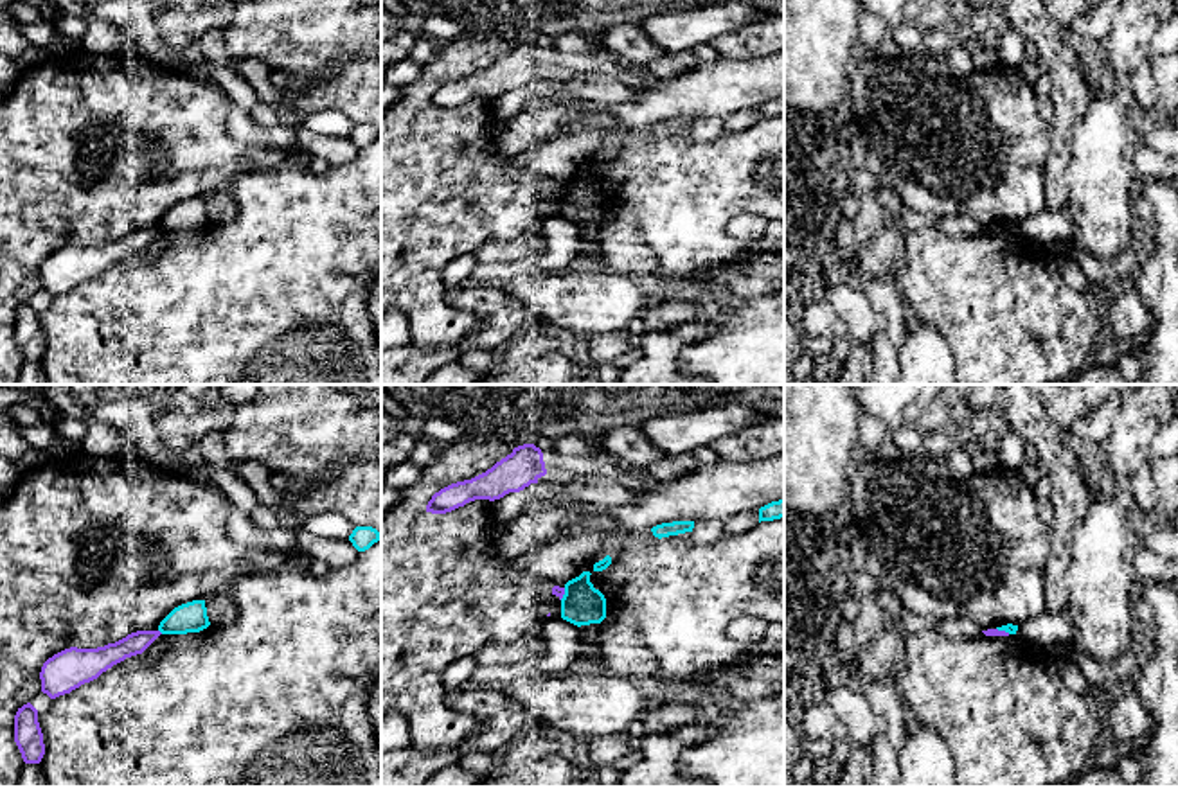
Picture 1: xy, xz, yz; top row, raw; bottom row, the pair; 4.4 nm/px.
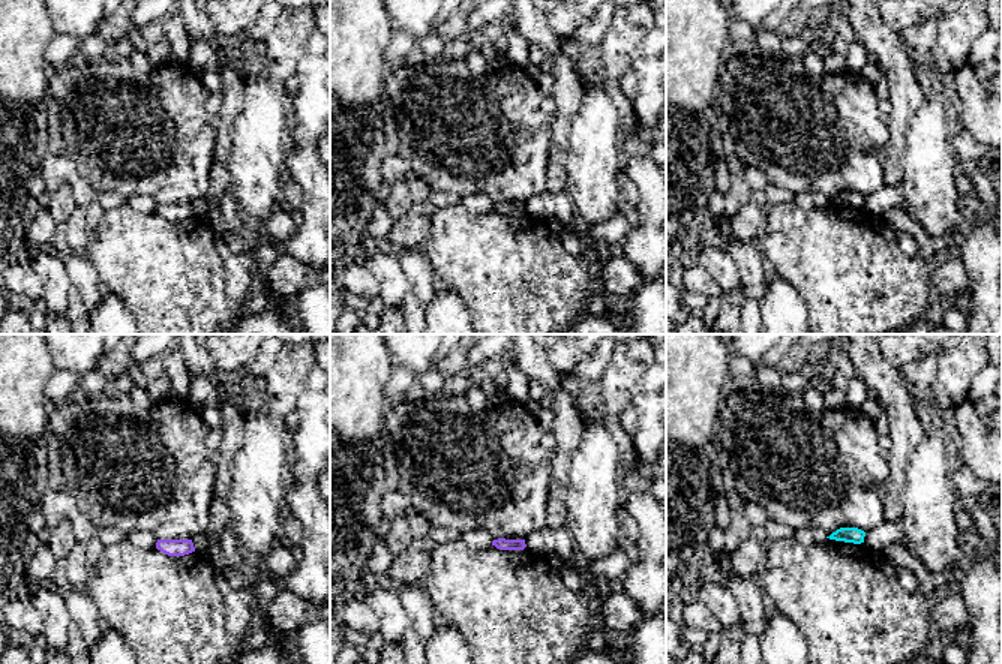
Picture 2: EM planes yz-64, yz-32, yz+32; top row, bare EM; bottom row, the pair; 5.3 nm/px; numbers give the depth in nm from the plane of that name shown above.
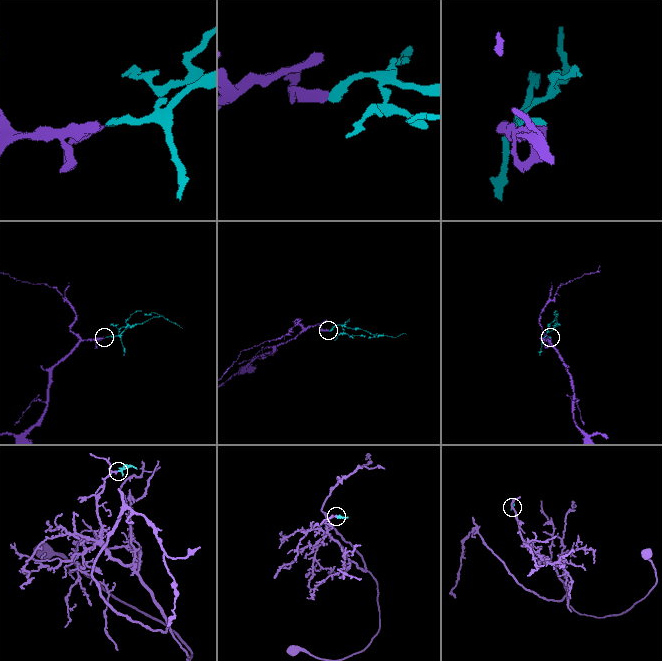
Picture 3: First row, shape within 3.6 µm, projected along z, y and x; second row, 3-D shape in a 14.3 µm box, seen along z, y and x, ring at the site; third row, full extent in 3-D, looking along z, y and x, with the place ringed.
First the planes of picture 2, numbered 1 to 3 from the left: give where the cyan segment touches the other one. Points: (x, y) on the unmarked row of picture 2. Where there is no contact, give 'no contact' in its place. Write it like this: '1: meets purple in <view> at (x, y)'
1: no contact
2: no contact
3: no contact

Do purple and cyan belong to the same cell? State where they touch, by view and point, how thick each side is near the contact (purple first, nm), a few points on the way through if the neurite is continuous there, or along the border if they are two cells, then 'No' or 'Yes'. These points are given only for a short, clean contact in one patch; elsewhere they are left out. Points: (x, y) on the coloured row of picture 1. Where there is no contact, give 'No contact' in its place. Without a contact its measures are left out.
Touches purple at yz (1004, 631). Thickness 30 nm (purple) against 50 nm. No

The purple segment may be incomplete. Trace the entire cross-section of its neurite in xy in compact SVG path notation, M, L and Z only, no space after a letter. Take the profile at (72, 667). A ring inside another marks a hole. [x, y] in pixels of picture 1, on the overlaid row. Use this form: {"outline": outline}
{"outline": "M137 631L104 647L65 649L43 663L41 692L50 699L70 694L126 658L142 654L160 634L160 631Z"}

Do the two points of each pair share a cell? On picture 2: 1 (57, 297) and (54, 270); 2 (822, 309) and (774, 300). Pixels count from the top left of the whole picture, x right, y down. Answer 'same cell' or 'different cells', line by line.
1: same cell
2: different cells

